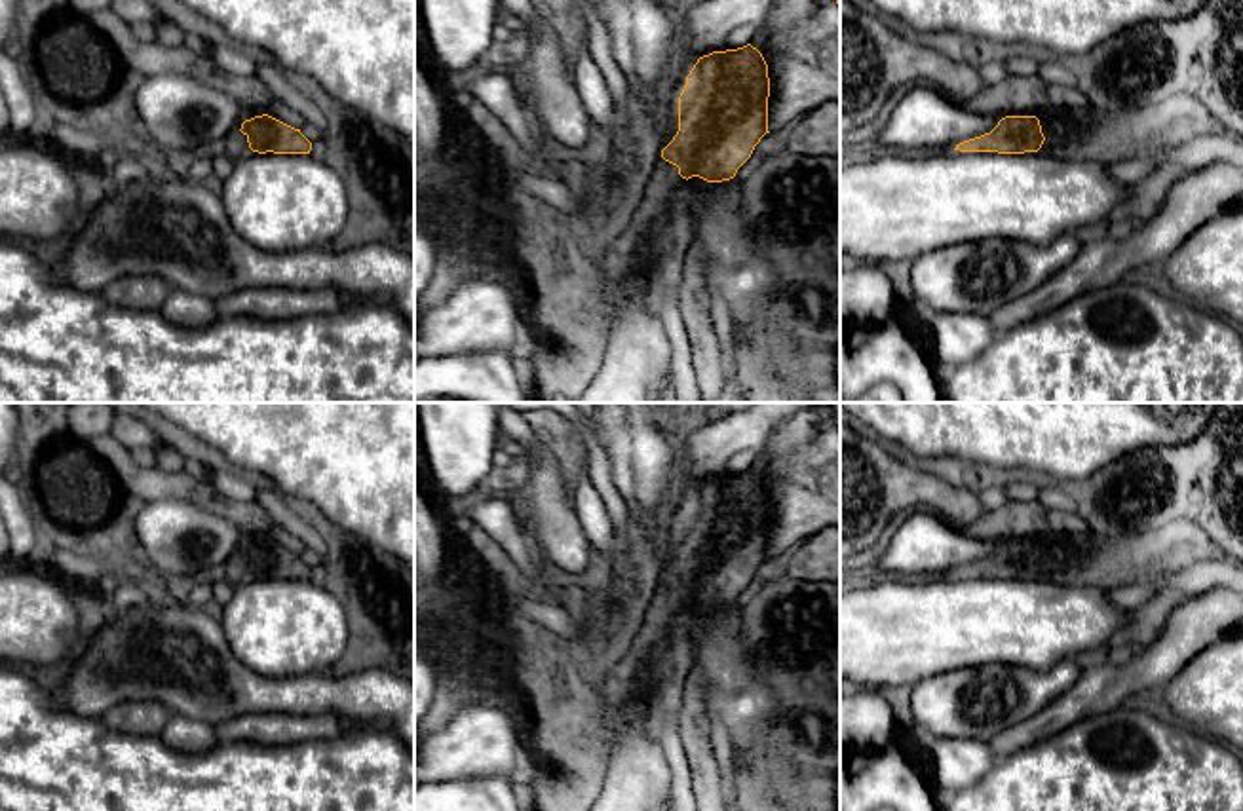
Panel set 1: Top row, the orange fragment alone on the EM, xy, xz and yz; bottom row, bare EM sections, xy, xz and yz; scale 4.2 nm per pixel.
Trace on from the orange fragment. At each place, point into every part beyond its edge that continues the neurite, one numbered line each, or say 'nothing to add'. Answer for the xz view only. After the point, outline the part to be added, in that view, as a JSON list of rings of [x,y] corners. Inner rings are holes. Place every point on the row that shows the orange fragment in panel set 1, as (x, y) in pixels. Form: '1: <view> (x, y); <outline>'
1: xz (649, 255); [[[660,165],[620,228],[595,253],[606,281],[606,319],[623,296],[637,296],[663,317],[682,311],[696,211],[688,180]]]

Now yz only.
1: yz (1082, 133); [[[1194,95],[1118,114],[1097,112],[1074,101],[1051,123],[1051,133],[1040,150],[1051,158],[1108,165],[1194,148],[1211,137],[1218,137],[1224,144],[1243,144],[1243,135],[1218,123]]]

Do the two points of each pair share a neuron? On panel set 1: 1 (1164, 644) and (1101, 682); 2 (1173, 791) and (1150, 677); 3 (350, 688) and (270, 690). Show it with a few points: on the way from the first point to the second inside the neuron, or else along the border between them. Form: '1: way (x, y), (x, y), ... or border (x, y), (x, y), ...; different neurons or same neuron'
1: way (1148, 660), (1126, 682), (1116, 682); same neuron
2: border (1135, 701), (1126, 701), (1093, 715); different neurons
3: way (331, 692), (289, 692); same neuron

